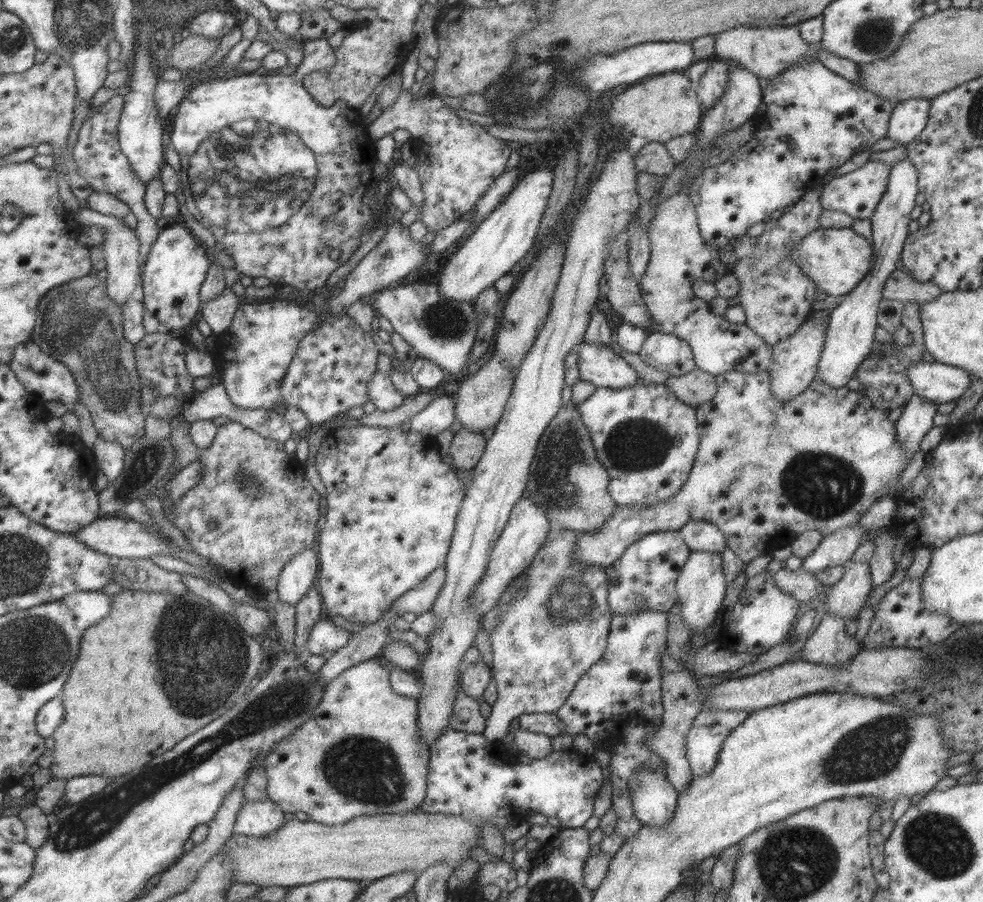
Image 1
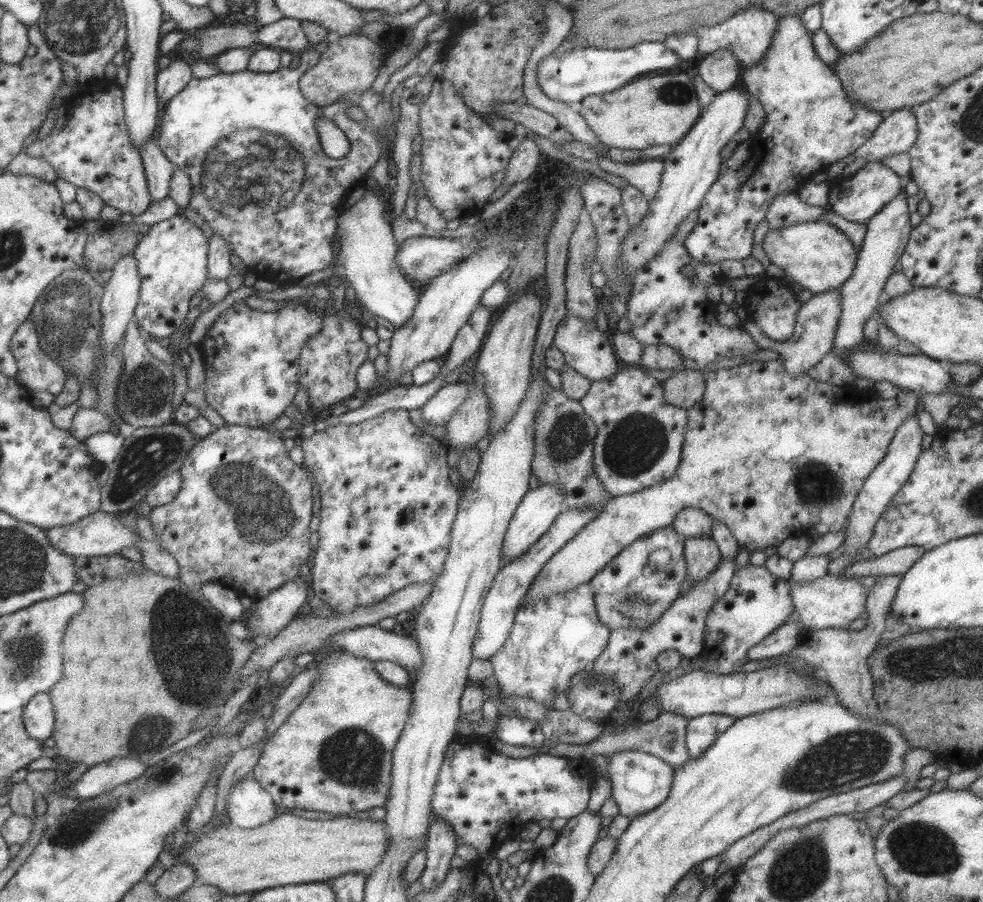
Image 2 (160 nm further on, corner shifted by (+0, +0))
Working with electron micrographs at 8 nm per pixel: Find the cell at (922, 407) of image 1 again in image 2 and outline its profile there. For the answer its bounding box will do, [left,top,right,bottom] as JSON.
[841,413,923,560]

